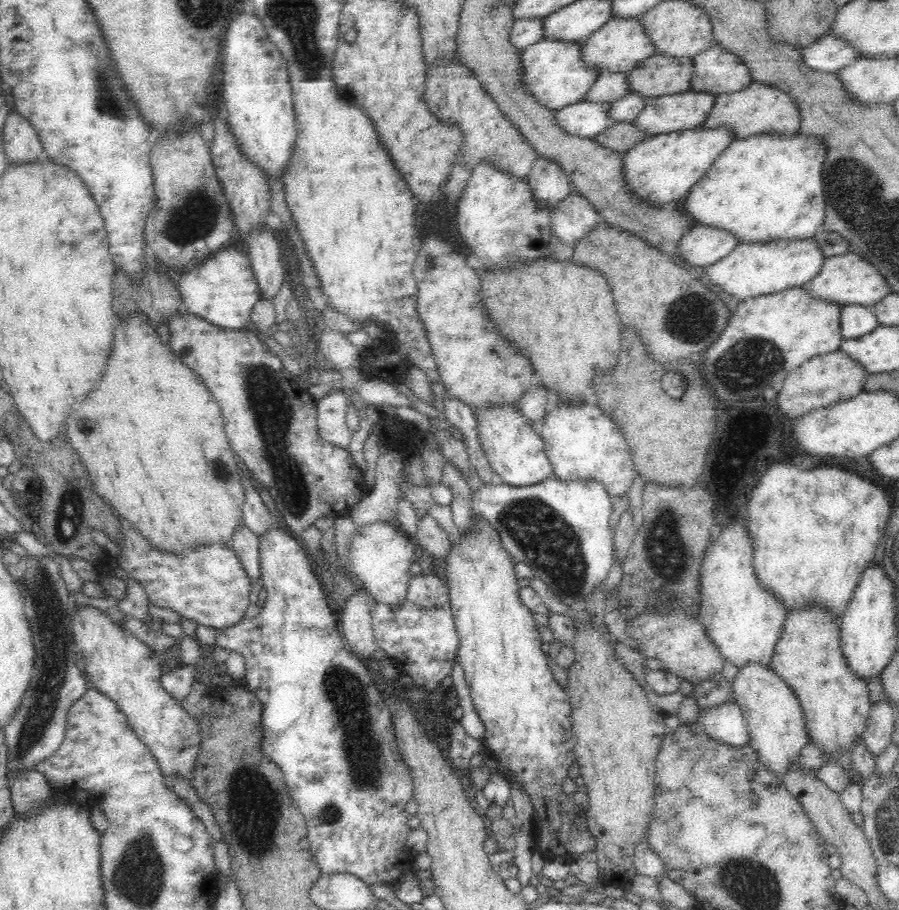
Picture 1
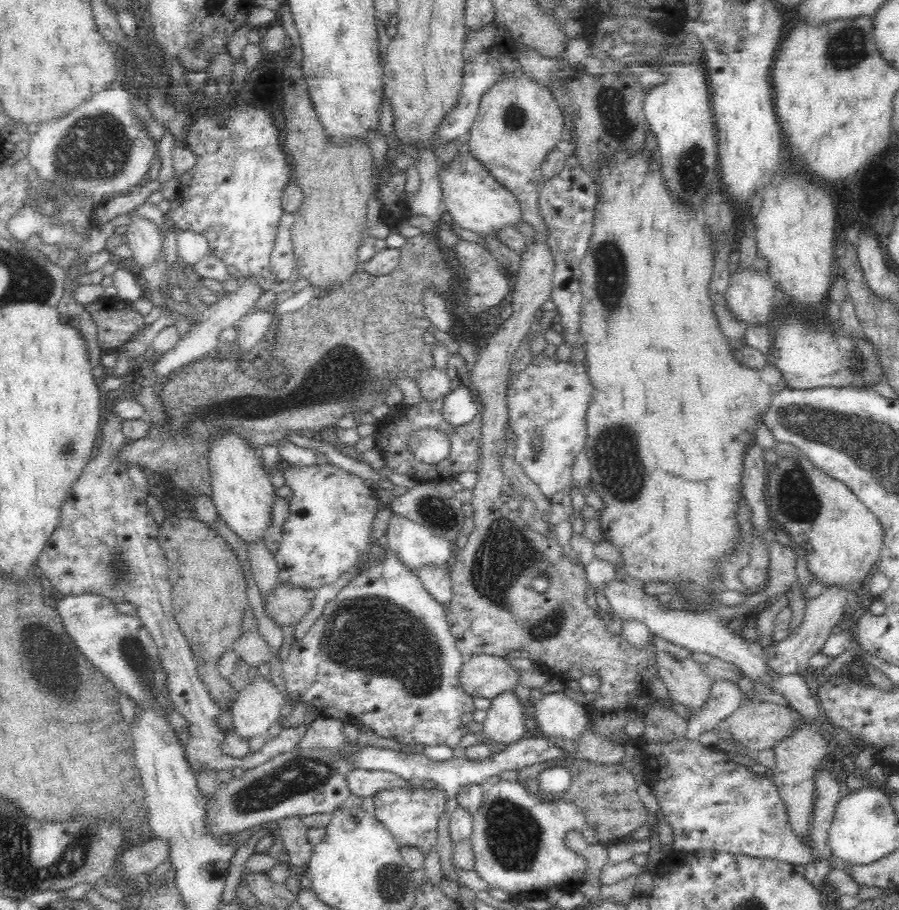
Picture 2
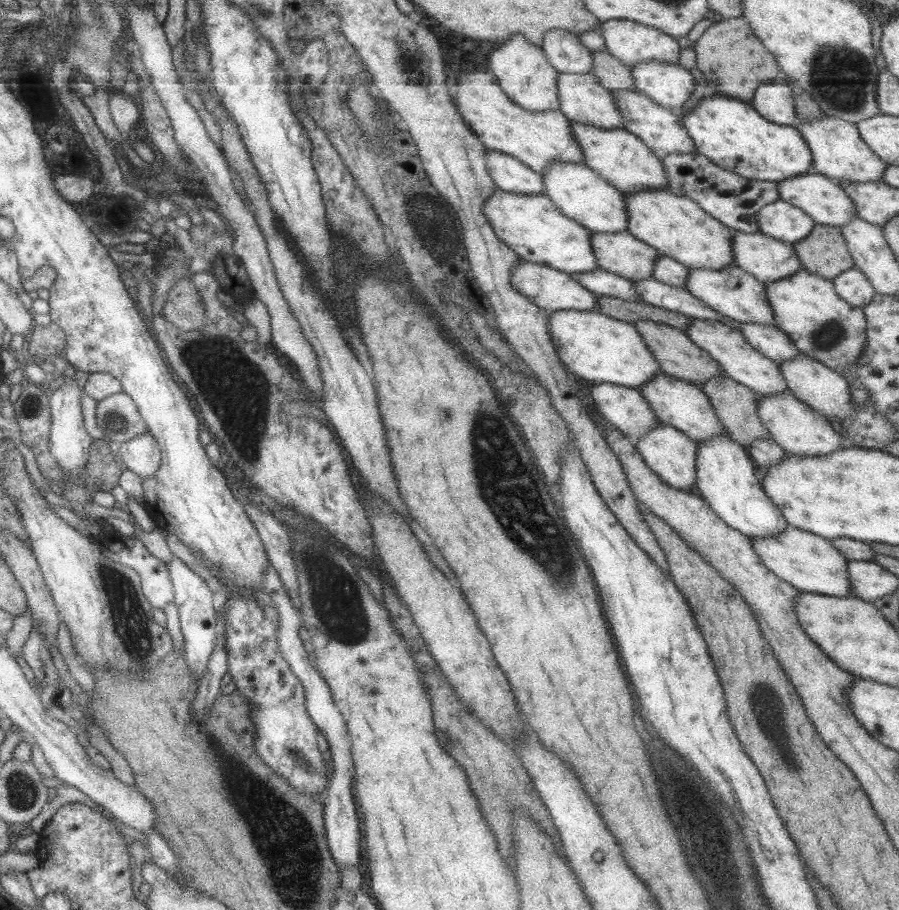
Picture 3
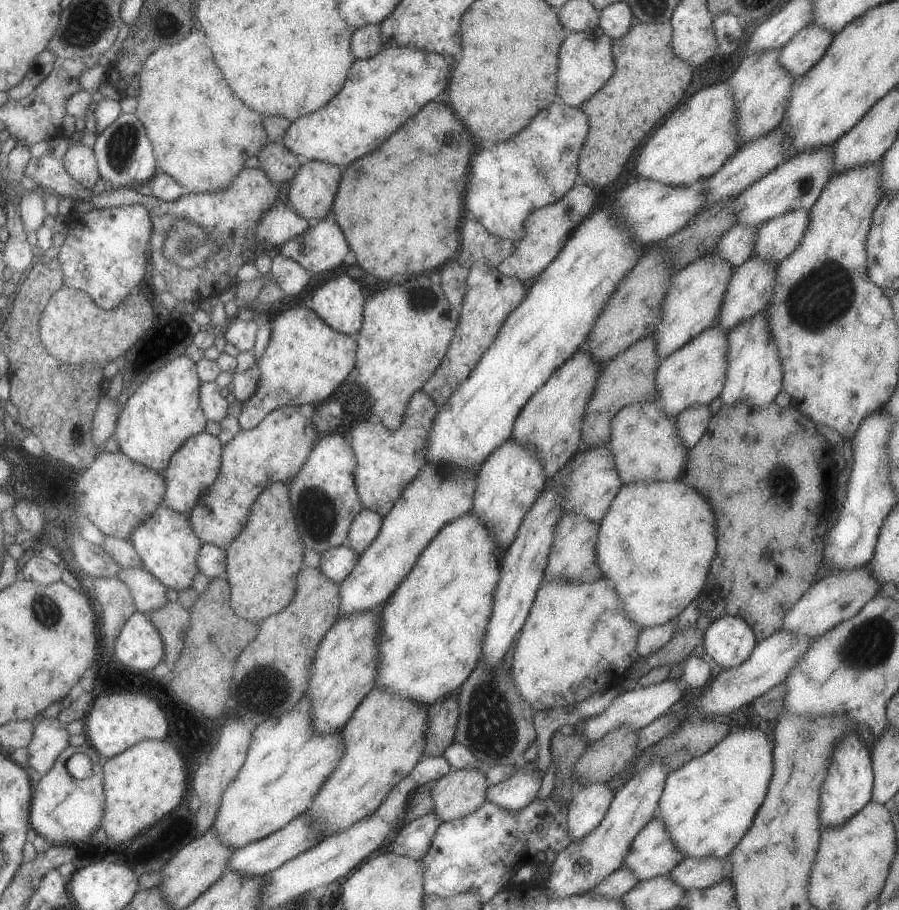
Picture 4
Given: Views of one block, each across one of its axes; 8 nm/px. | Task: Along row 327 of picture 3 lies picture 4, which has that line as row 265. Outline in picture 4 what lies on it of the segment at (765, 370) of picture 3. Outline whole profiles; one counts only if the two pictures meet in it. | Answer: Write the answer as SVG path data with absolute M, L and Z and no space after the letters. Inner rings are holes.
M715 252L705 254L693 260L691 264L674 271L665 288L661 320L653 330L655 354L659 359L669 356L671 352L675 352L677 348L681 348L683 344L687 344L694 336L716 322L732 274L733 266L719 258Z

